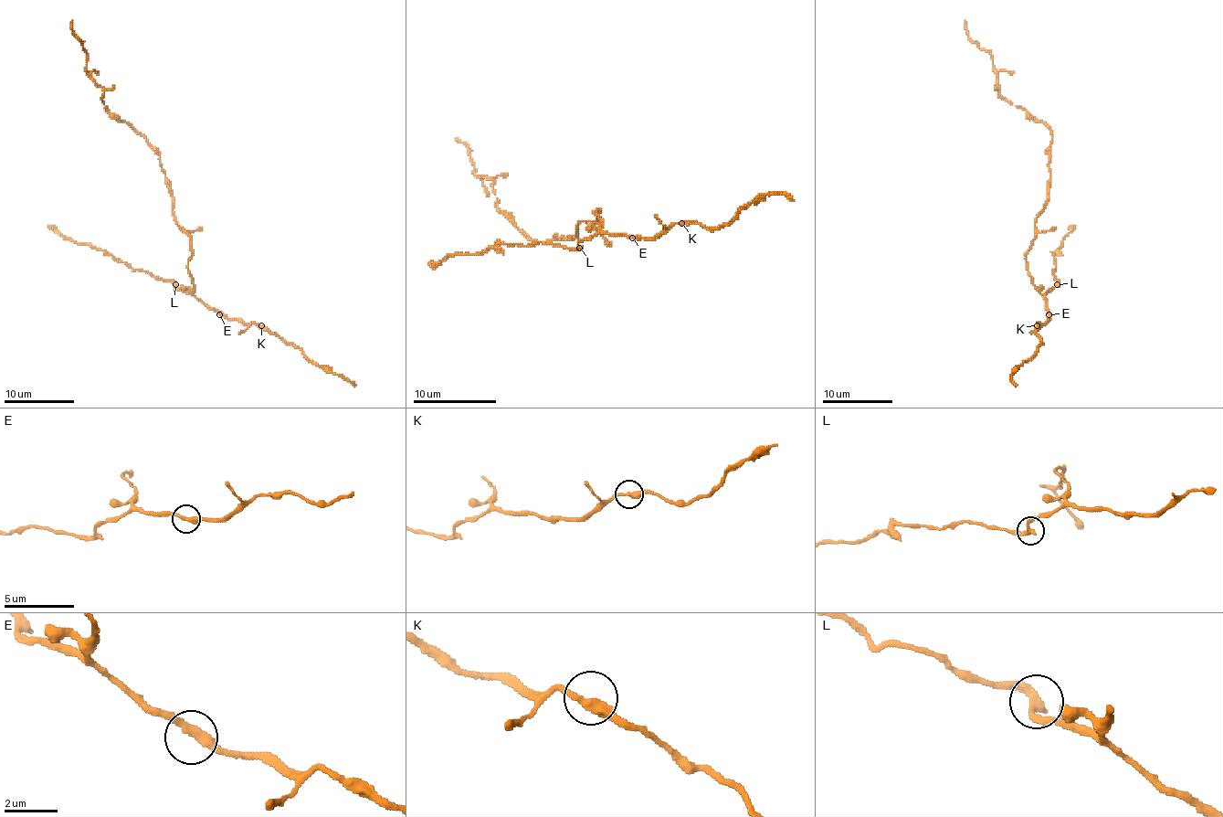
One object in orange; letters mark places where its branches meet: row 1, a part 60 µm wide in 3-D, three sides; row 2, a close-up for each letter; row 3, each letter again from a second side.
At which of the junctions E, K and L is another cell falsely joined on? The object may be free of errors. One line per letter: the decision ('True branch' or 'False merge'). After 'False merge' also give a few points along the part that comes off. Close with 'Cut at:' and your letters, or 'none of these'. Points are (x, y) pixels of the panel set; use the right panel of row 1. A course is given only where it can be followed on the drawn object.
E: True branch
K: True branch
L: True branch
Cut at: none of these

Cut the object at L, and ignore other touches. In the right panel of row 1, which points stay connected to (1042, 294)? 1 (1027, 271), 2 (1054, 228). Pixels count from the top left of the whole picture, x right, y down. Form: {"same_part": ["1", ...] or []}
{"same_part": ["1", "2"]}

